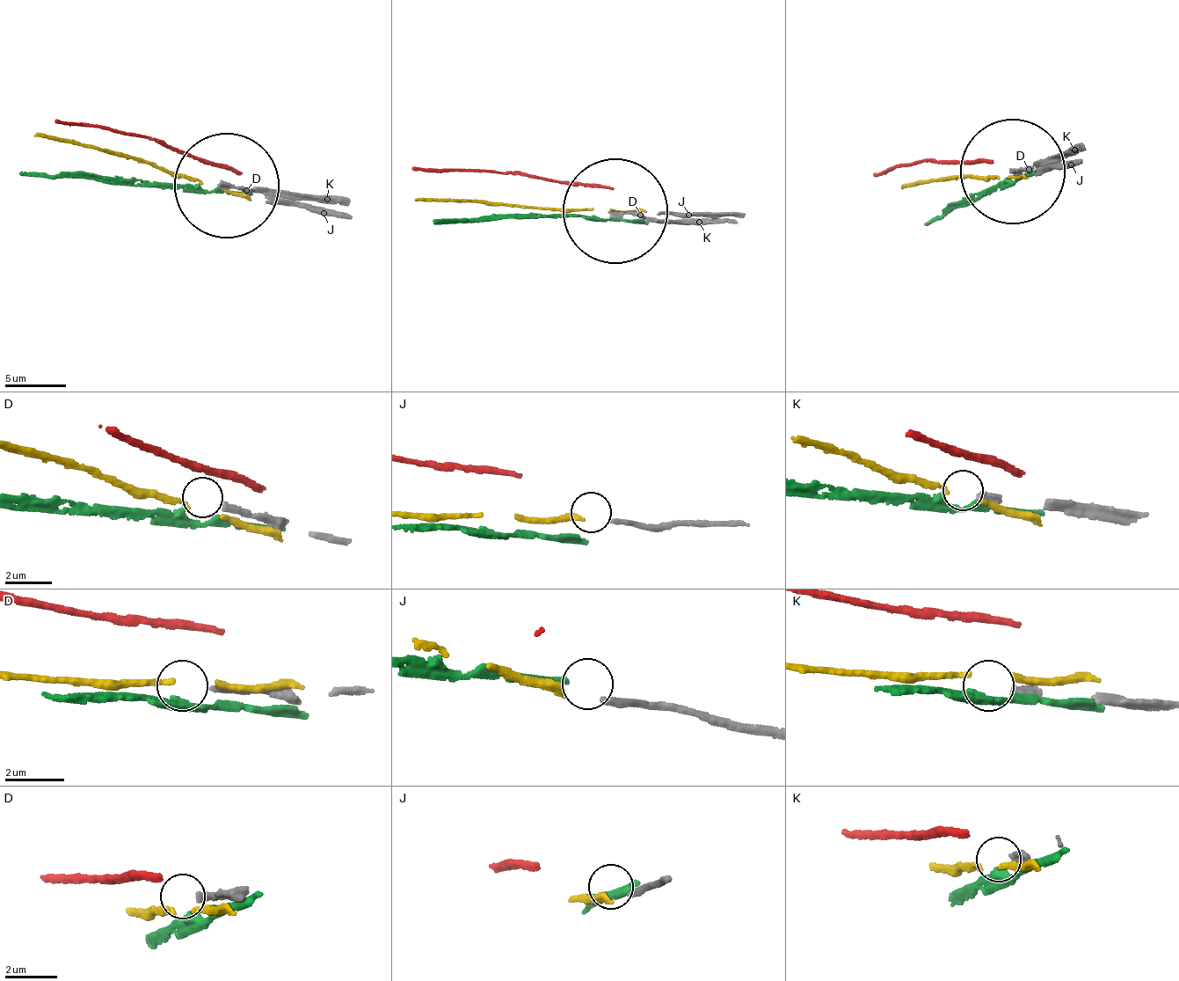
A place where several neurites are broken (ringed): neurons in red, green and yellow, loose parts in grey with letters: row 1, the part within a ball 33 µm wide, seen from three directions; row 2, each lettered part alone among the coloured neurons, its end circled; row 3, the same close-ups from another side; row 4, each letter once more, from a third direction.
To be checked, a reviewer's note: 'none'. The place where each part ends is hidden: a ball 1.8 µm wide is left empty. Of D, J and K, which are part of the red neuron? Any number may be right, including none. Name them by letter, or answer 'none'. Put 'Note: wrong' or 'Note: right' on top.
Note: right
none

